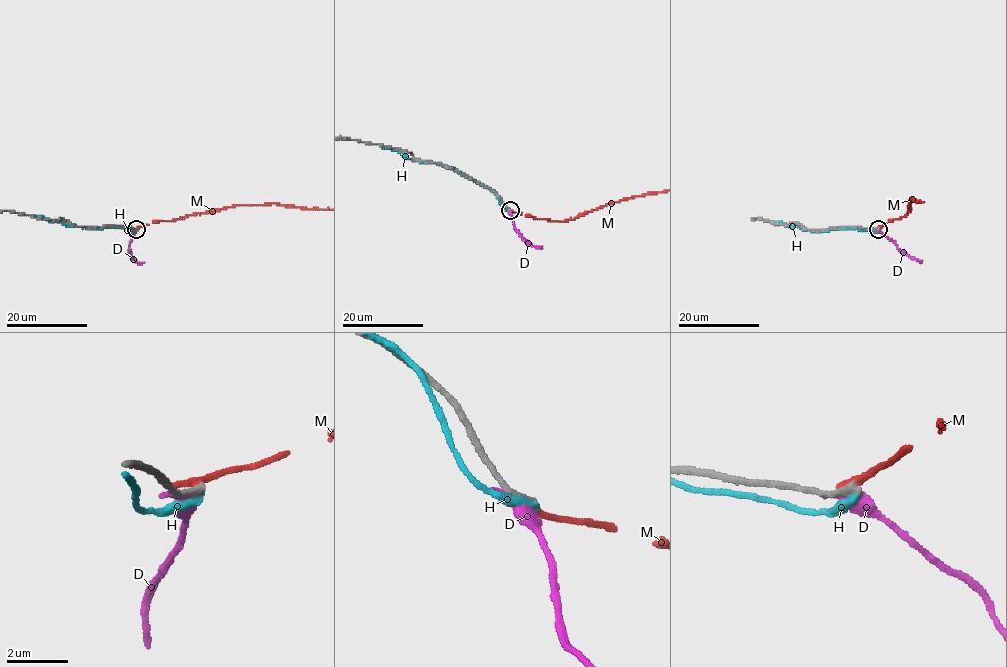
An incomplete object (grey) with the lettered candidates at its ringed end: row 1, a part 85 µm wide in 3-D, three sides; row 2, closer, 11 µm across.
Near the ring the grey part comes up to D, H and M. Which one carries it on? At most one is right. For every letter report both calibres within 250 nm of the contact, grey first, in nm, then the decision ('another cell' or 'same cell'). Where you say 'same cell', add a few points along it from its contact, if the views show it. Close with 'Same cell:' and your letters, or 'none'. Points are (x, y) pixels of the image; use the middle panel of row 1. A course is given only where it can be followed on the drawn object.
D: 320/550 nm | another cell
H: 300/280 nm | another cell
M: 300/280 nm | another cell
Same cell: none

